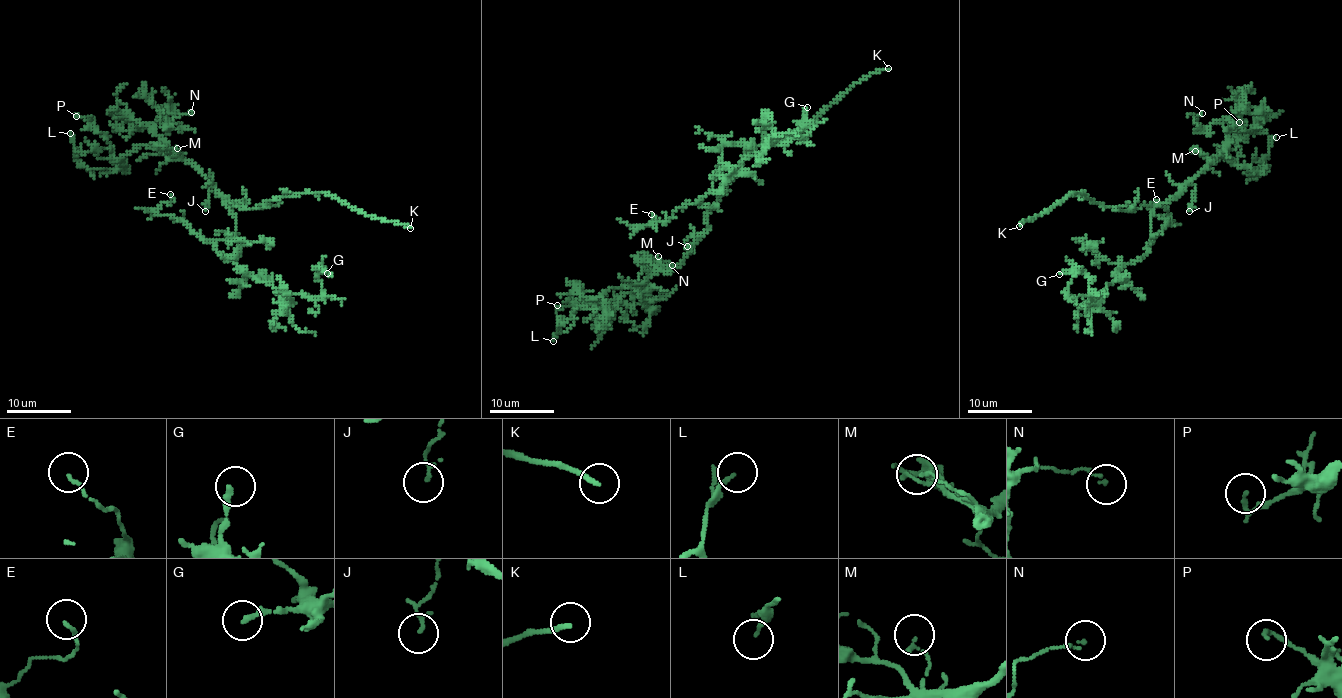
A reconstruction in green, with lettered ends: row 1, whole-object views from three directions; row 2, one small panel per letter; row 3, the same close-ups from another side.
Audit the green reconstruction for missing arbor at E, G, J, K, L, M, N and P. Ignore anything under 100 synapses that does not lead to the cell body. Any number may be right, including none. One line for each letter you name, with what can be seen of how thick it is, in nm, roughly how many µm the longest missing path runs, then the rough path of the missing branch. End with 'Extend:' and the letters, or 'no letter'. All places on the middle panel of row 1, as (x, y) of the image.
K: calibre 200 nm; missing 30 µm; course (888, 68), (925, 77), (938, 56), (954, 46), (952, 38), (938, 24)
Extend: K

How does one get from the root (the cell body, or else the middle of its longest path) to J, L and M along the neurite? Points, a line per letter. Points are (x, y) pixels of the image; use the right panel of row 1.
J: (1159, 204), (1169, 202), (1193, 184), (1196, 190), (1189, 211)
L: (1159, 204), (1169, 202), (1225, 147), (1229, 159), (1251, 174), (1276, 137)
M: (1159, 204), (1169, 202), (1210, 163), (1208, 157), (1195, 151)

